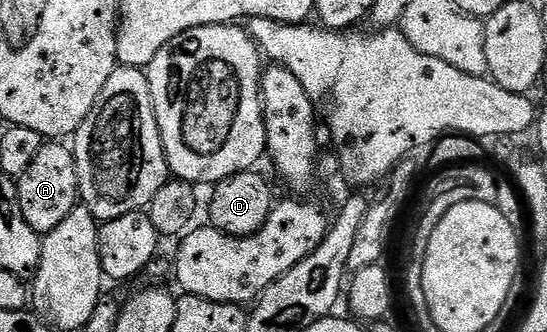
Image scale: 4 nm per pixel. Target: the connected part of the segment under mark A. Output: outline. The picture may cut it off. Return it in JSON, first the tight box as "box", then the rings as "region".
{"box":[17,141,80,233],"region":[[[59,141],[44,142],[41,153],[33,157],[33,165],[29,165],[29,169],[17,179],[21,213],[33,230],[40,233],[57,229],[57,225],[61,225],[80,202],[75,153],[70,146],[63,146],[67,145]]]}

